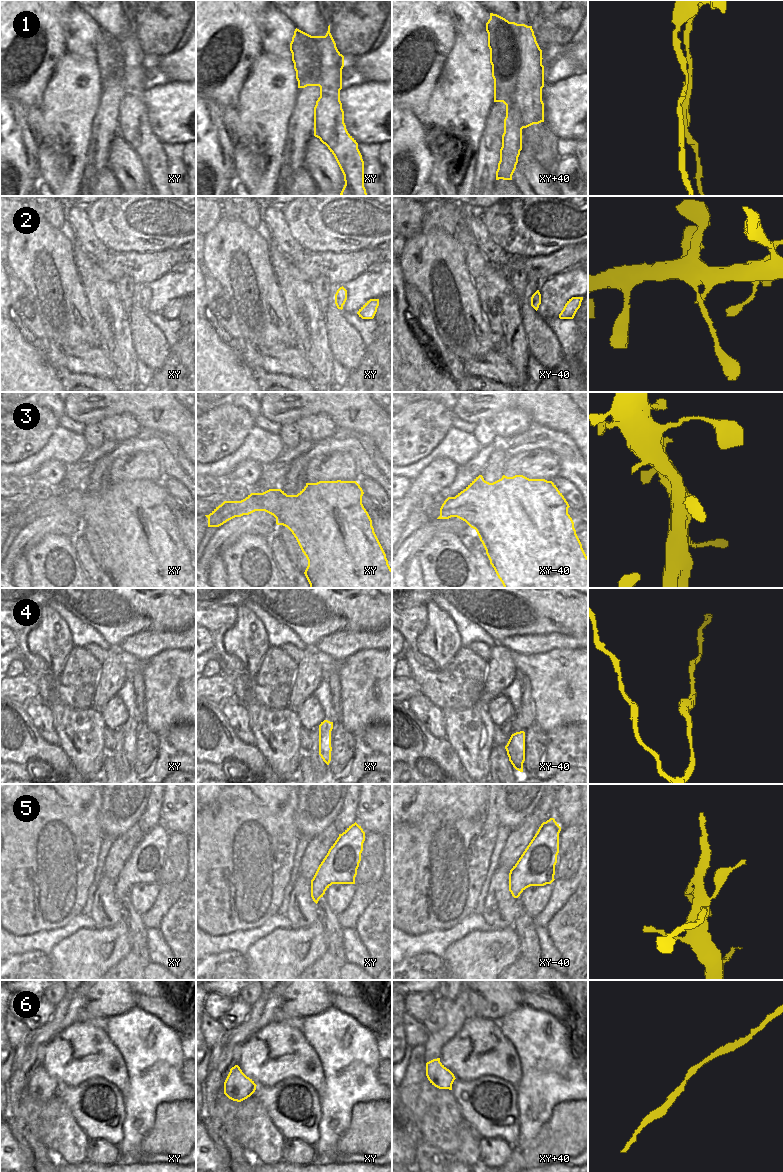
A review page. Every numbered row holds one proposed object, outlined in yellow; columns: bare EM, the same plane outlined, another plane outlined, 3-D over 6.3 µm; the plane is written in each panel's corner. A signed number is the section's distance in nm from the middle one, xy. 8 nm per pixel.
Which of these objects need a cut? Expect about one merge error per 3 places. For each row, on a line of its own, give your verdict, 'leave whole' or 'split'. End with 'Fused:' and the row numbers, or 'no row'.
1: split
2: split
3: leave whole
4: leave whole
5: split
6: leave whole
Fused: 1, 2, 5

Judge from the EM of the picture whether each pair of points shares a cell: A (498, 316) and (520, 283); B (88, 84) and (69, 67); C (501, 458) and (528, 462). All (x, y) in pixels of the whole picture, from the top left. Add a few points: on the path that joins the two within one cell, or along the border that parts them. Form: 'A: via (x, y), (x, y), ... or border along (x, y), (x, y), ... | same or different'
A: border along (502, 273), (518, 299) | different
B: via (89, 78), (86, 75), (77, 75), (75, 73) | same
C: border along (510, 457), (504, 464), (503, 474) | different

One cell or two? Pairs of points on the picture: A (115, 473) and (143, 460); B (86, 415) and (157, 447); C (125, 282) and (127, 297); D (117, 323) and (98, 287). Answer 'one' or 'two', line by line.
A: one
B: two
C: one
D: one

